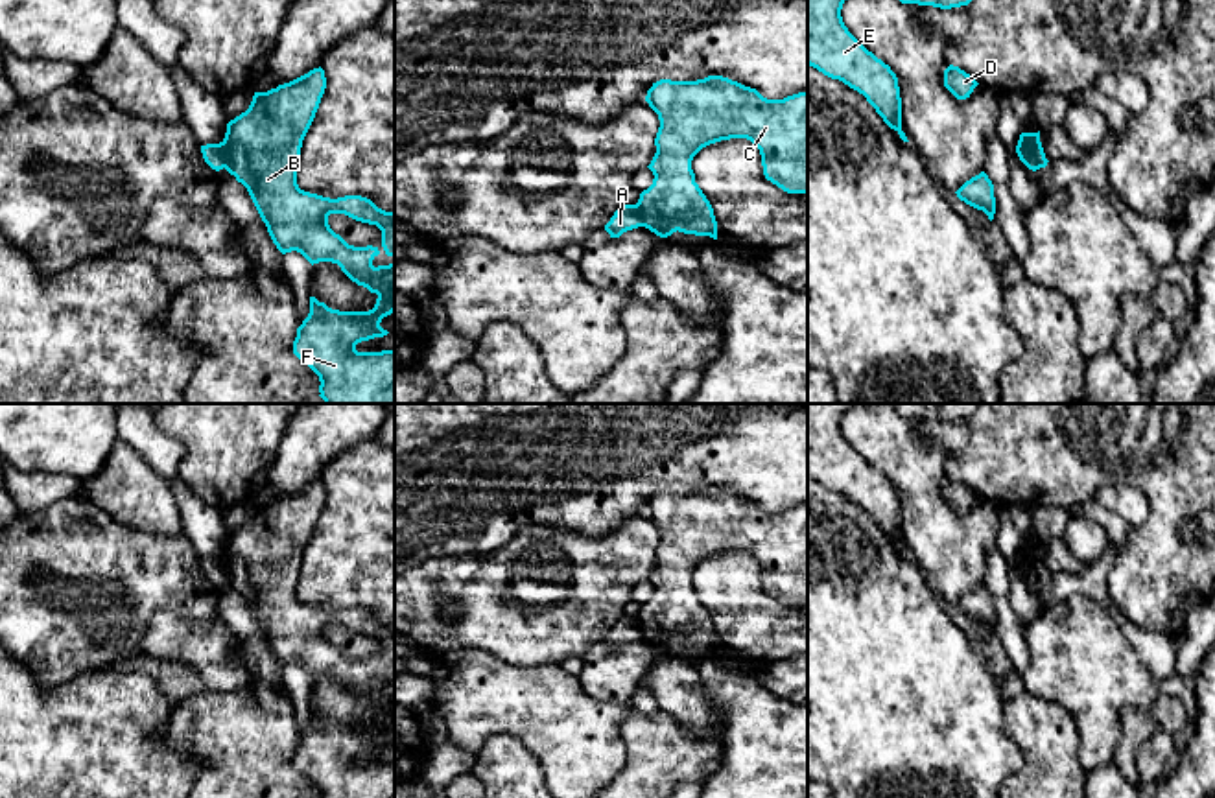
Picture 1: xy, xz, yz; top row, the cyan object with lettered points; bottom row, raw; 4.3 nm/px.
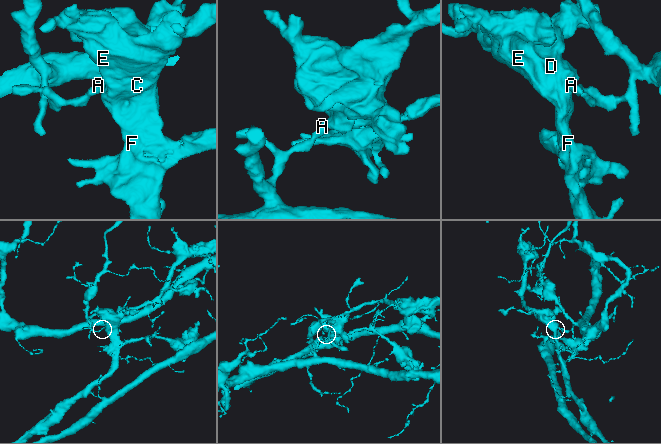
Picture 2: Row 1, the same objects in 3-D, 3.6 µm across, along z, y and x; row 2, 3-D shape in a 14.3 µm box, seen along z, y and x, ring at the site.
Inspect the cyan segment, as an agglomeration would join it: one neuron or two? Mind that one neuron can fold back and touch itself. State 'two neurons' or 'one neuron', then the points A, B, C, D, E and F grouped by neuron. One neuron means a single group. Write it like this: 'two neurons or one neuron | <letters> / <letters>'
two neurons | A / B C D E F

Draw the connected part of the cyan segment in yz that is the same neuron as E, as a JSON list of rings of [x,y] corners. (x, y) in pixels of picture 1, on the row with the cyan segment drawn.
[[[808,0],[808,65],[857,90],[903,142],[898,77],[844,26],[844,0]]]

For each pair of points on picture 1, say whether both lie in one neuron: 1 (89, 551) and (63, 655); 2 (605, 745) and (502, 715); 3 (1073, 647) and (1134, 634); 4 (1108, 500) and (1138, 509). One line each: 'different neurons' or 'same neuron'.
1: same neuron
2: same neuron
3: different neurons
4: same neuron

